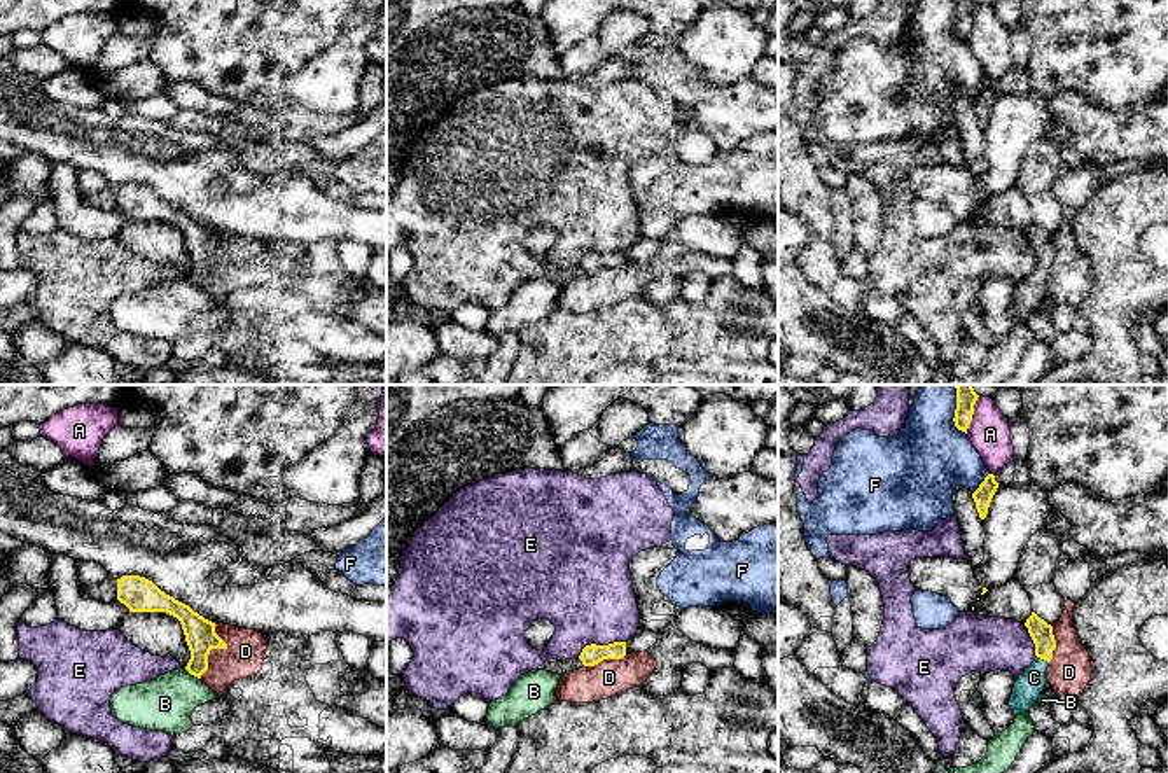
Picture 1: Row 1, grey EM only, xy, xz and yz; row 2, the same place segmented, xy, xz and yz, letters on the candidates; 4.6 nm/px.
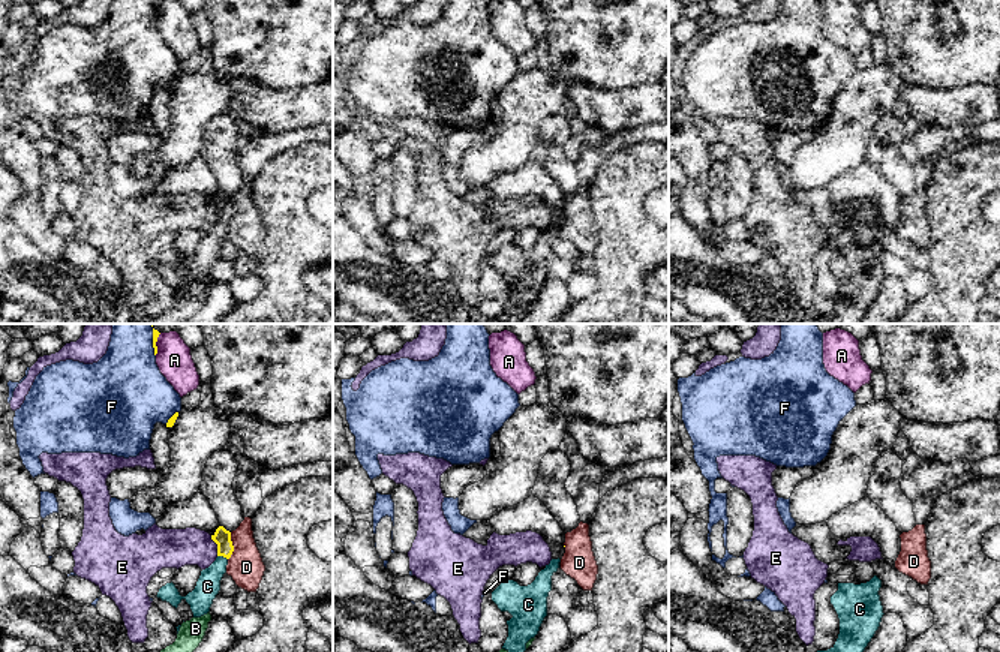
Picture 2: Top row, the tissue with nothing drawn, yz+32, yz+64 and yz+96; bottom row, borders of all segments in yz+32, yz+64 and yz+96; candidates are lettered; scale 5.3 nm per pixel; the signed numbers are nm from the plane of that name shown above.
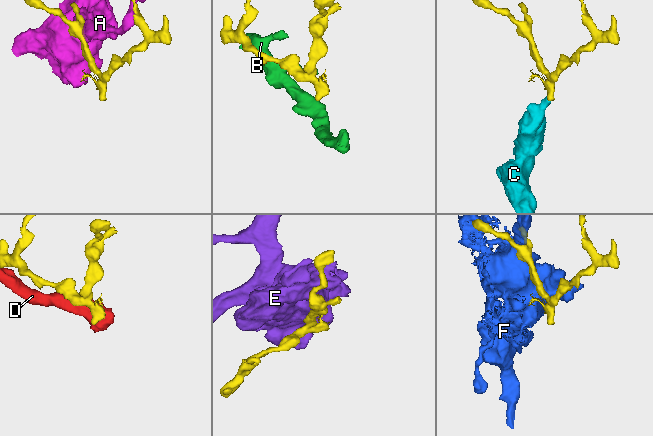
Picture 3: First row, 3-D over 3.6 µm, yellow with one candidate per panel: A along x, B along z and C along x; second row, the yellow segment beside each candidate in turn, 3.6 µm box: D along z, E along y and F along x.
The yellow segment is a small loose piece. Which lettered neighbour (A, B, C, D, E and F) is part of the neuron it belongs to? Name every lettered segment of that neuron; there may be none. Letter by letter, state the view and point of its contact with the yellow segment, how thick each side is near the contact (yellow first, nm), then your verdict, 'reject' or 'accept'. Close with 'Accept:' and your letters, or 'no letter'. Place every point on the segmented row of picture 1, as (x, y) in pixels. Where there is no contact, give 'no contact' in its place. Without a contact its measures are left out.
A: meets yellow in yz at (973, 413); 100 nm thick on the yellow side, 190 nm on the other; reject
B: meets yellow in xy at (193, 674); 140 nm thick on the yellow side, 260 nm on the other; reject
C: meets yellow in yz at (1042, 658); 100 nm thick on the yellow side, 140 nm on the other; accept
D: meets yellow in xy at (217, 647); 140 nm thick on the yellow side, 180 nm on the other; reject
E: meets yellow in xz at (600, 646); 100 nm thick on the yellow side, 420 nm on the other; reject
F: meets yellow in yz at (981, 483); 90 nm thick on the yellow side, 340 nm on the other; reject
Accept: C

